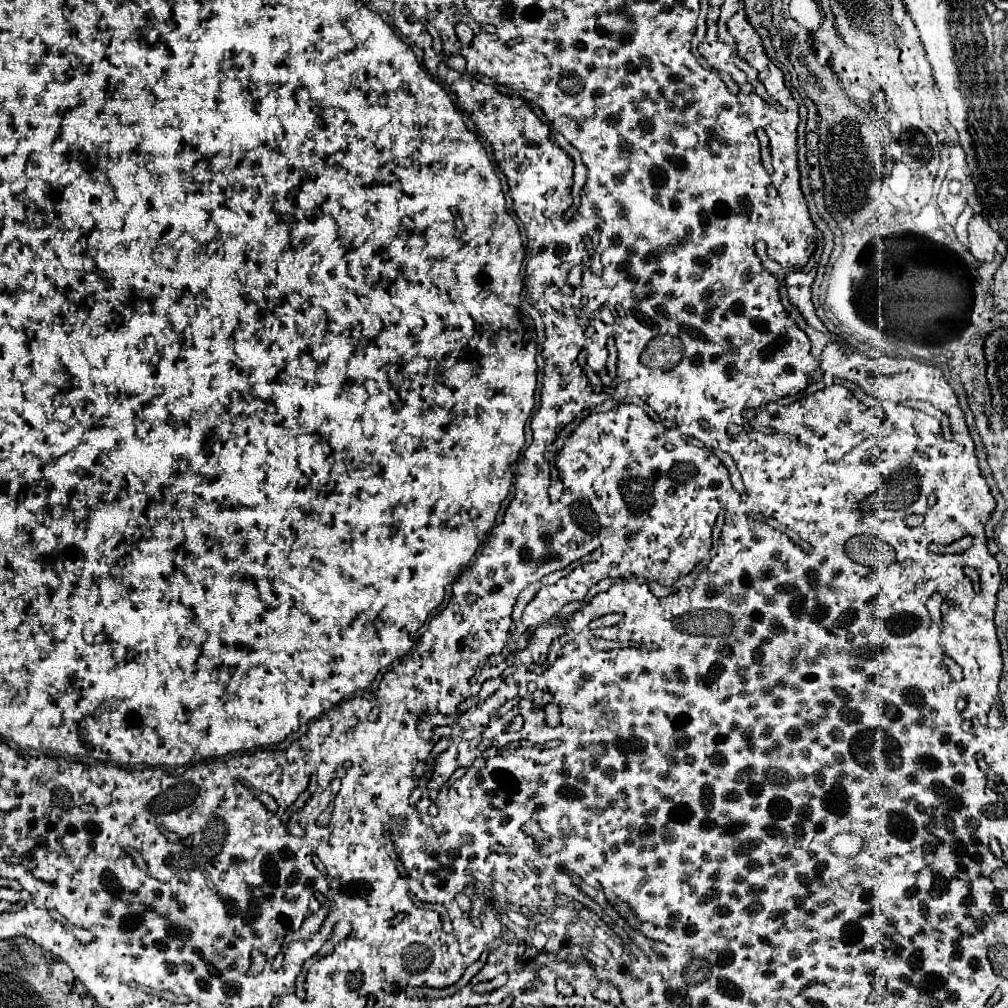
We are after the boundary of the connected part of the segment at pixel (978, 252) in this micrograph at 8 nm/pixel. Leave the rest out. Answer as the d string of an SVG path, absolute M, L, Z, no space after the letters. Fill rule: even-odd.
M975 216L969 222L969 250L979 262L993 262L997 234L991 230L983 216Z

